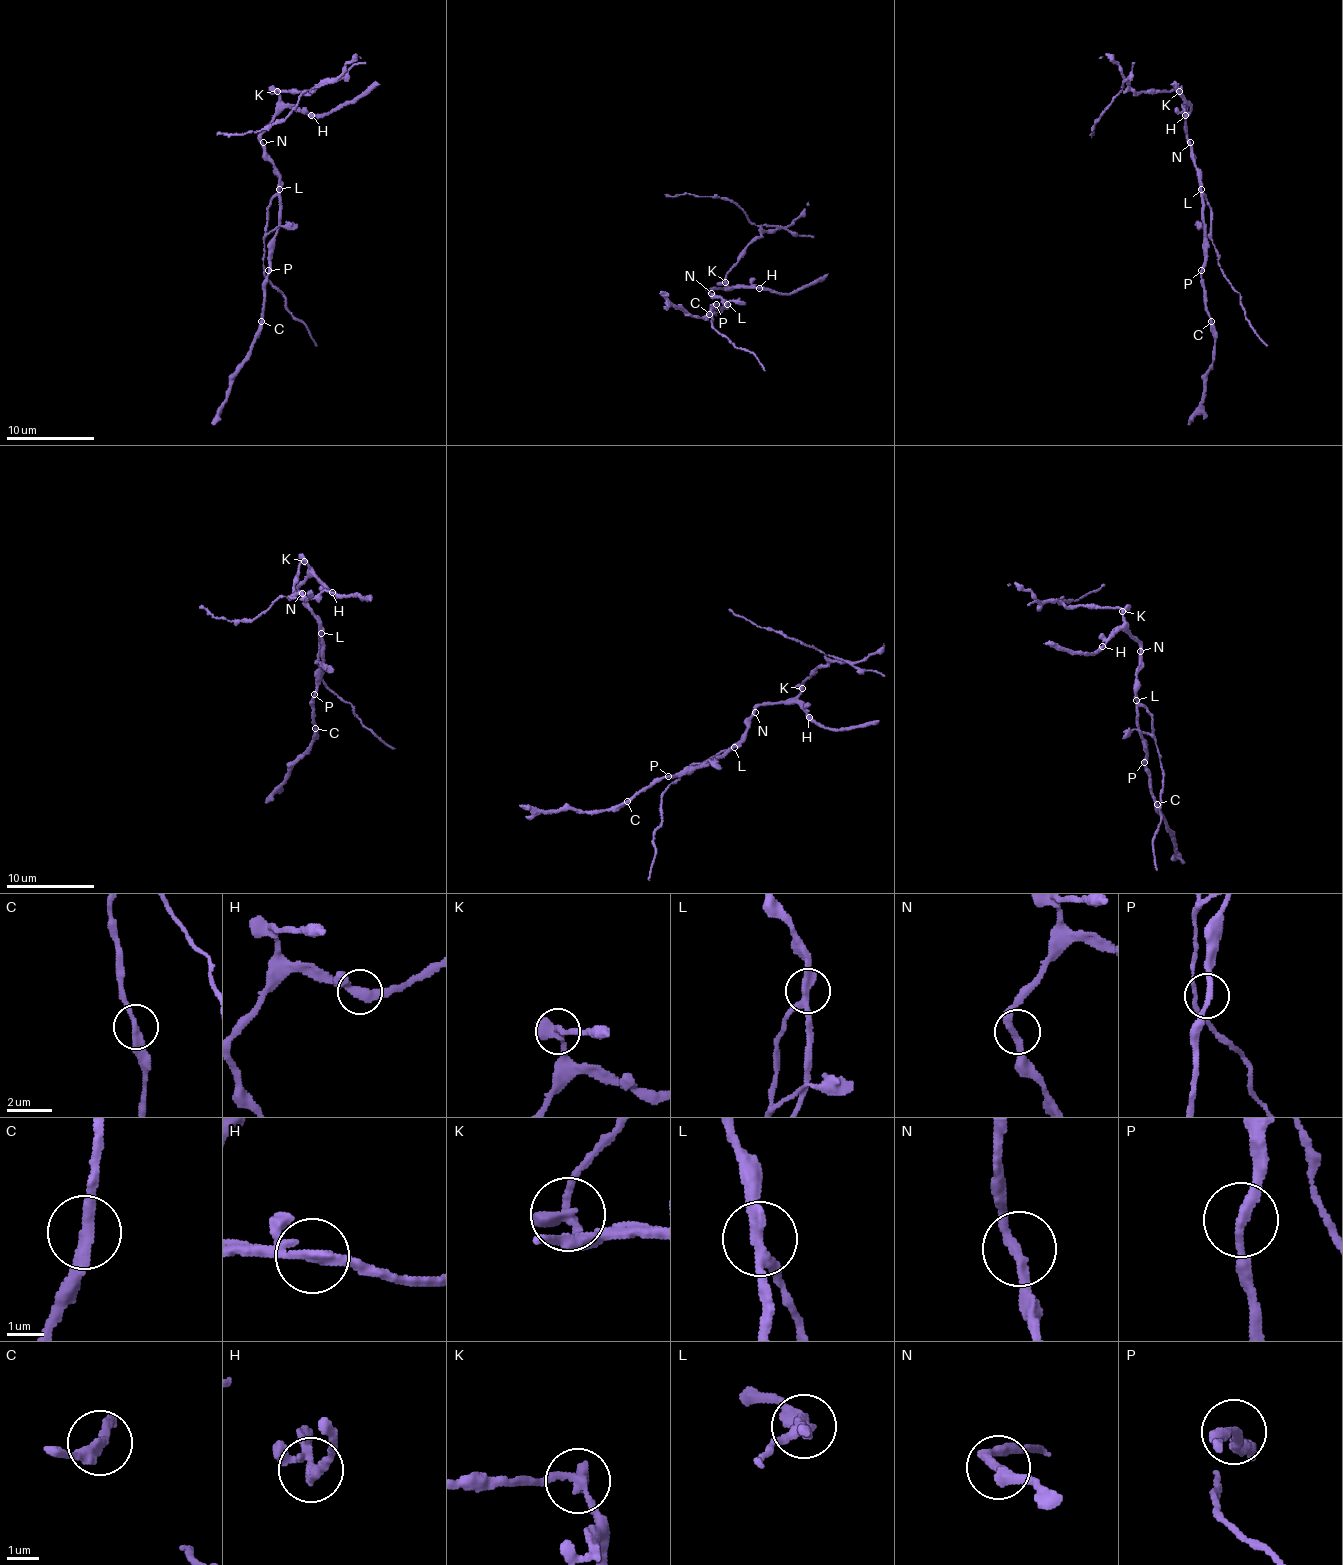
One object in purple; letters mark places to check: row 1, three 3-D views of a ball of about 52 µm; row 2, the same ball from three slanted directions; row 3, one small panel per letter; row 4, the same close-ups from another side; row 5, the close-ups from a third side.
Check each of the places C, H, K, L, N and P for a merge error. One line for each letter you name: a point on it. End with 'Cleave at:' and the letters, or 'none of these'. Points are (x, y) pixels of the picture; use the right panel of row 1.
K: at (1179, 91)
L: at (1201, 189)
Cleave at: K, L

